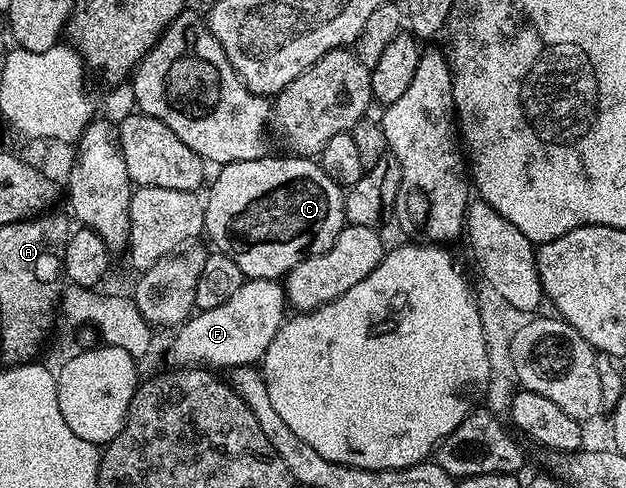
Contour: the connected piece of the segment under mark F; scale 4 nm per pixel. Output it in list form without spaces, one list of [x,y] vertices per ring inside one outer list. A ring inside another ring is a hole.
[[[248,278],[220,307],[200,310],[176,330],[169,353],[177,367],[237,368],[258,364],[287,317],[284,286],[275,279]]]

